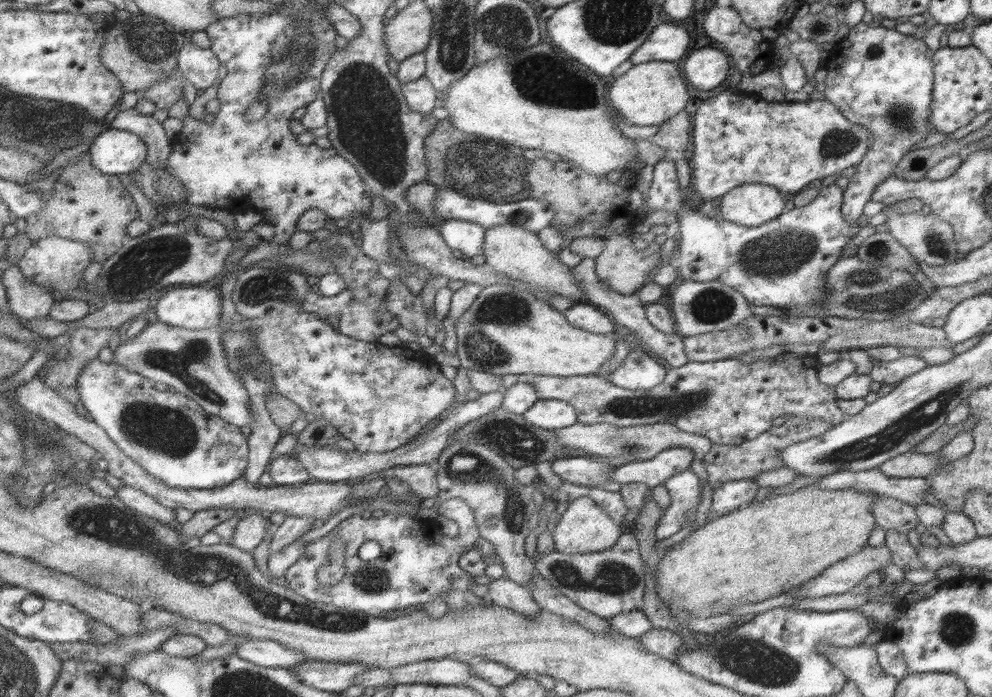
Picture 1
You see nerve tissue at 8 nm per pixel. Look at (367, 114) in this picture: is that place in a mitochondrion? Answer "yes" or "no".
yes

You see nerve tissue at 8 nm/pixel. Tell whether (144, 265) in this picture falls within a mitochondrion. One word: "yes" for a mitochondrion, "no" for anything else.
yes

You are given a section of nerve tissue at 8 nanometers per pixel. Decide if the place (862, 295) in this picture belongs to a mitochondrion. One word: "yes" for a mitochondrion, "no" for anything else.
yes

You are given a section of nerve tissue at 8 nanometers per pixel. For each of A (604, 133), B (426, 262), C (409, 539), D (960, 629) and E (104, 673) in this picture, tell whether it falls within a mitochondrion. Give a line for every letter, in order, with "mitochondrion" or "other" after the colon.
A: other
B: other
C: other
D: mitochondrion
E: other

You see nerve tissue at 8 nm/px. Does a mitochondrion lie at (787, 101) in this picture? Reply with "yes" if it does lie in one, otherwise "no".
no

